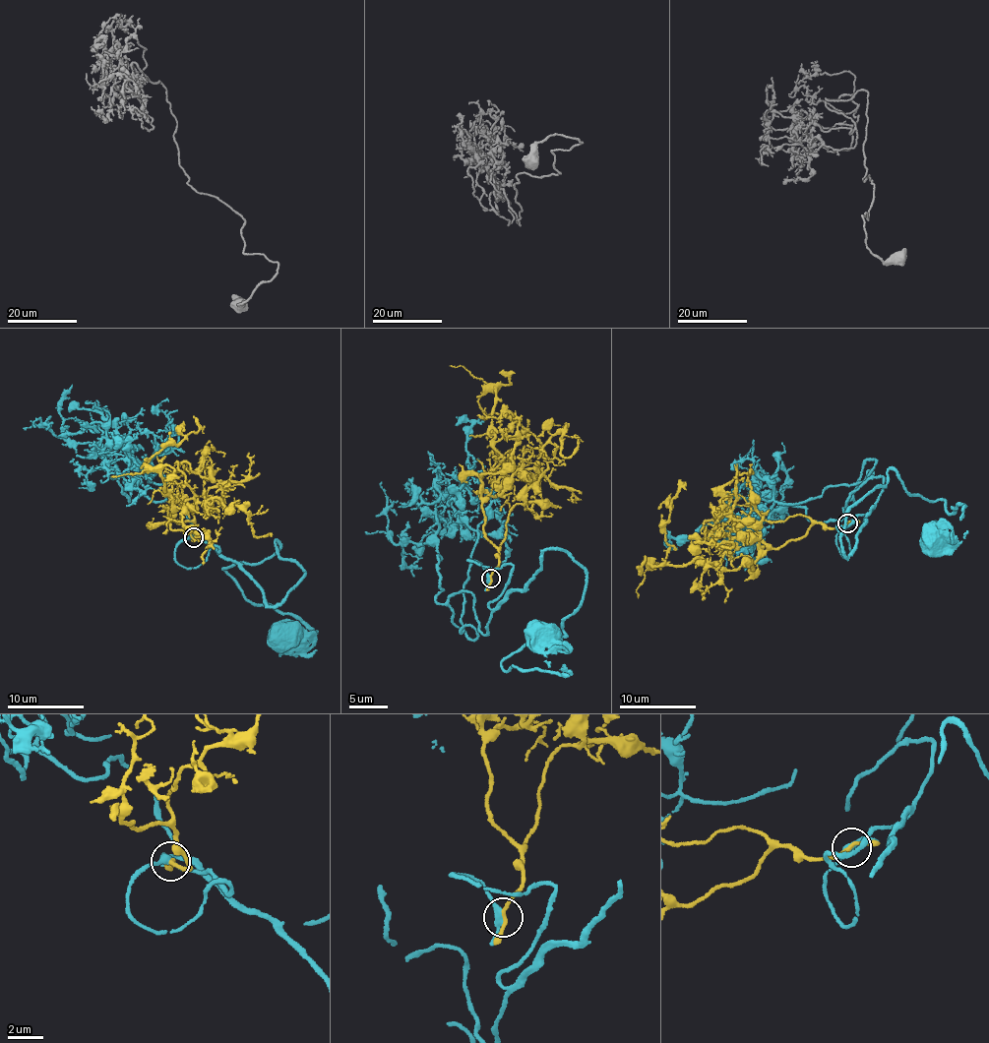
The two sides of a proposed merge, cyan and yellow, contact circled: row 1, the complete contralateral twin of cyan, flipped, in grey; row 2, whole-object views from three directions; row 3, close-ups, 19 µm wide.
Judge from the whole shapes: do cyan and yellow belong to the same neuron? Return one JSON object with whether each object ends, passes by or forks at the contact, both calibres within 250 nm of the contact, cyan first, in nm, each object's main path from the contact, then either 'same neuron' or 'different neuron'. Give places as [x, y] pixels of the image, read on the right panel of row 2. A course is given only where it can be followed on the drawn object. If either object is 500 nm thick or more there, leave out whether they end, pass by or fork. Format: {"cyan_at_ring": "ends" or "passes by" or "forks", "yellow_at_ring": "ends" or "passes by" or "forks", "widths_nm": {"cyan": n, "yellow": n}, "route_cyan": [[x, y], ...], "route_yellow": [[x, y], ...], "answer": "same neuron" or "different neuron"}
{"cyan_at_ring": "passes by", "yellow_at_ring": "passes by", "widths_nm": {"cyan": 340, "yellow": 200}, "route_cyan": [[846, 523], [844, 558], [837, 528], [869, 510], [845, 558], [849, 512], [890, 468], [963, 505], [938, 538]], "route_yellow": [[847, 523], [813, 523], [770, 548], [756, 528], [719, 562], [654, 566], [678, 479]], "answer": "same neuron"}

